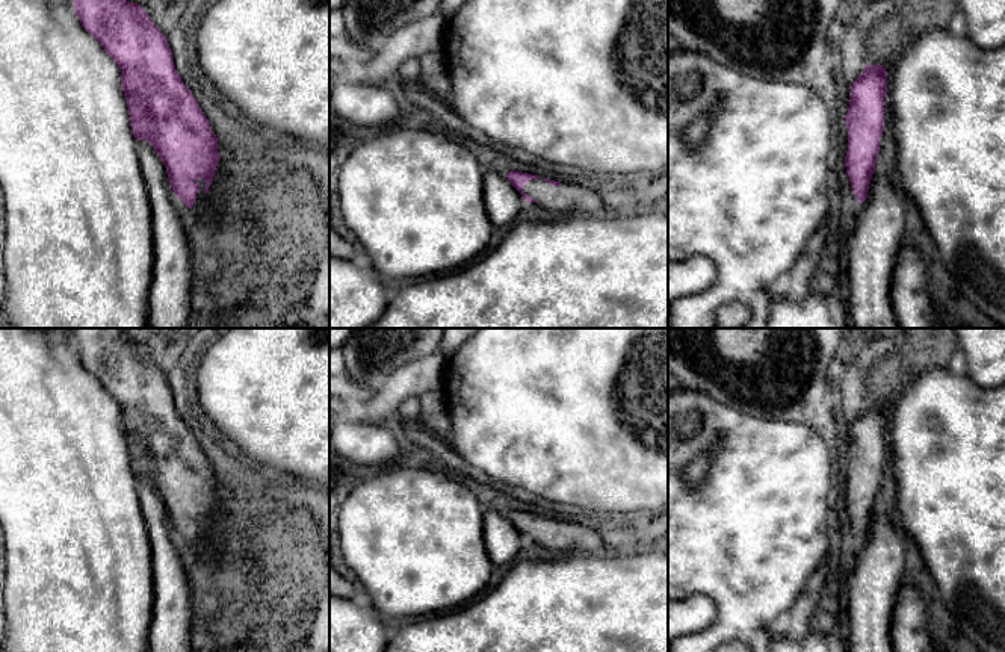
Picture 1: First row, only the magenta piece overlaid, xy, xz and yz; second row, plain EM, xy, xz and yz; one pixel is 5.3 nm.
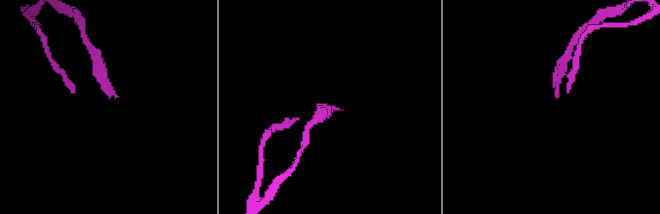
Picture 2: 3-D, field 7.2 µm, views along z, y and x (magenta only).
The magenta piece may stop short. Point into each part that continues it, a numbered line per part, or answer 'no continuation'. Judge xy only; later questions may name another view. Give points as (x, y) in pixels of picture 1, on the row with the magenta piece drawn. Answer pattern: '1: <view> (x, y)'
1: xy (200, 204)

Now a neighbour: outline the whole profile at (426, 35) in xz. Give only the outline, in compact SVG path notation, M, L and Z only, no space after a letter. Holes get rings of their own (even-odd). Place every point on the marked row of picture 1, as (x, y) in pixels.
M440 12L407 24L379 42L370 61L351 67L348 77L363 85L394 85L404 61L444 50L446 29L447 20Z

